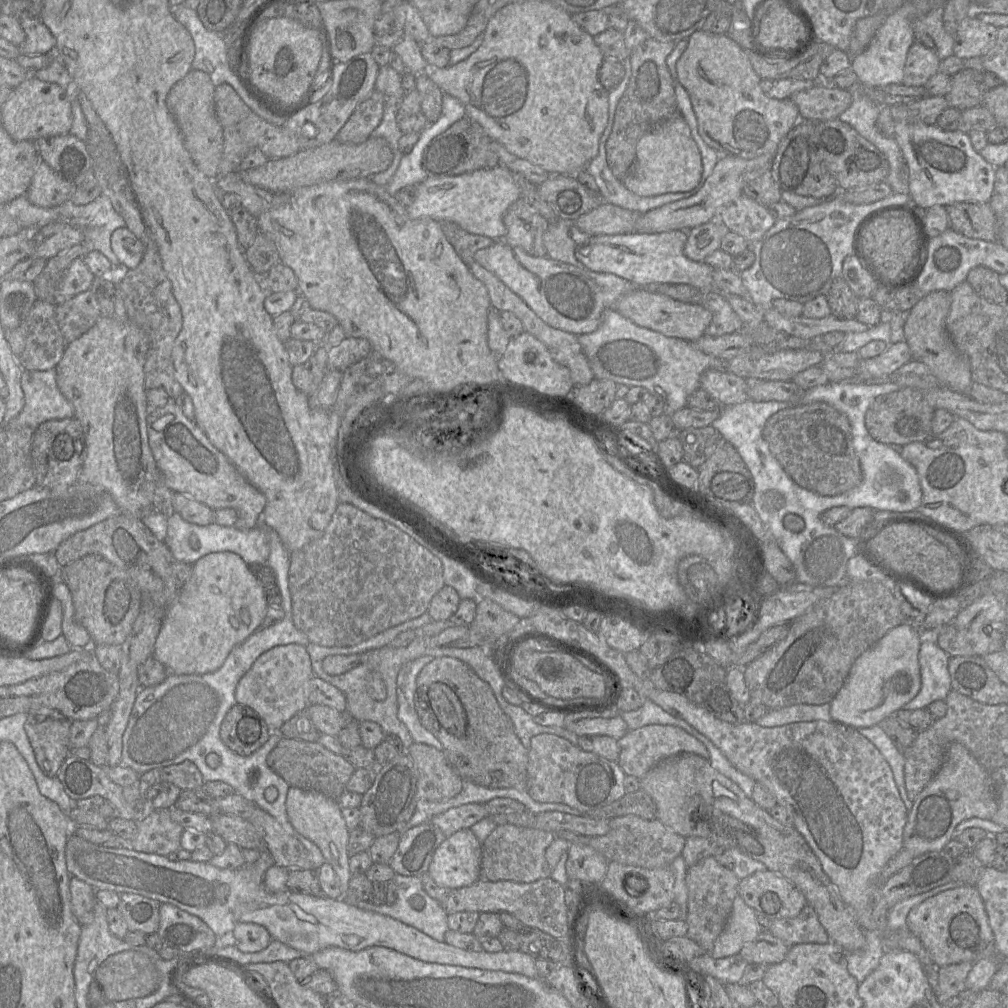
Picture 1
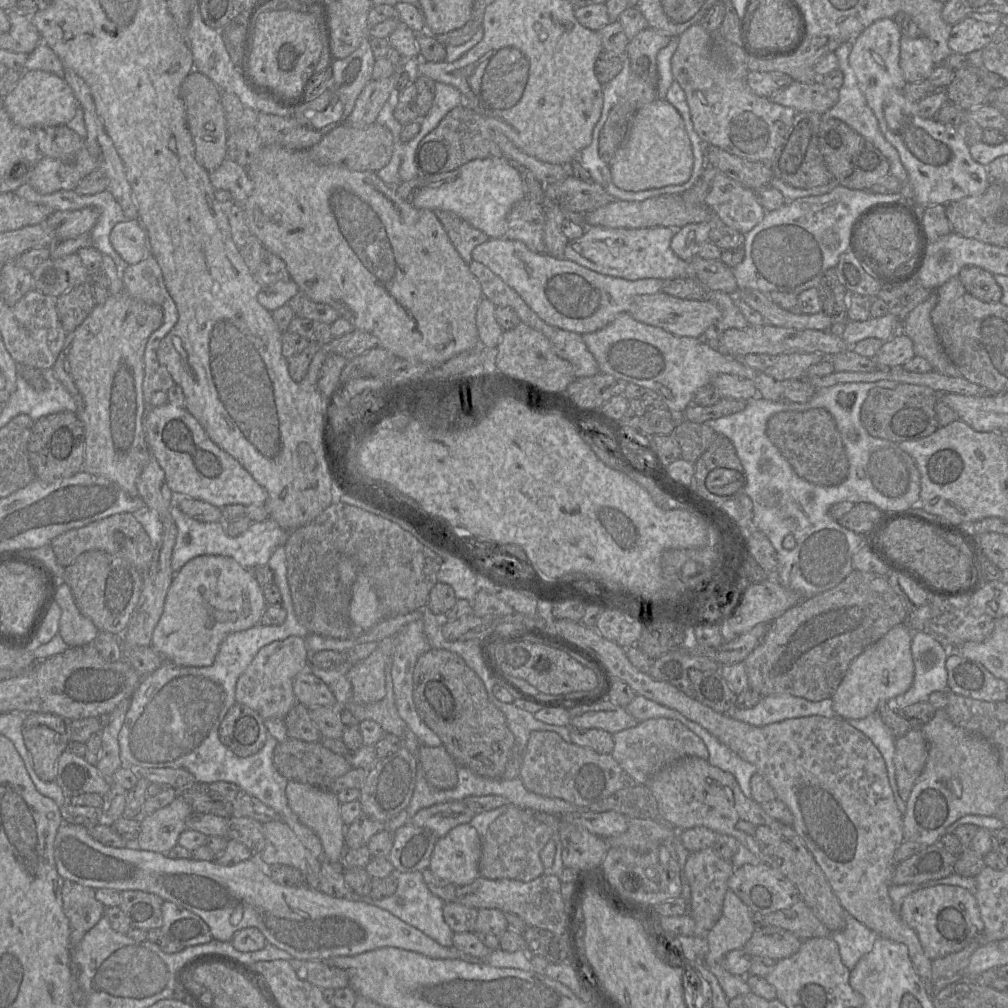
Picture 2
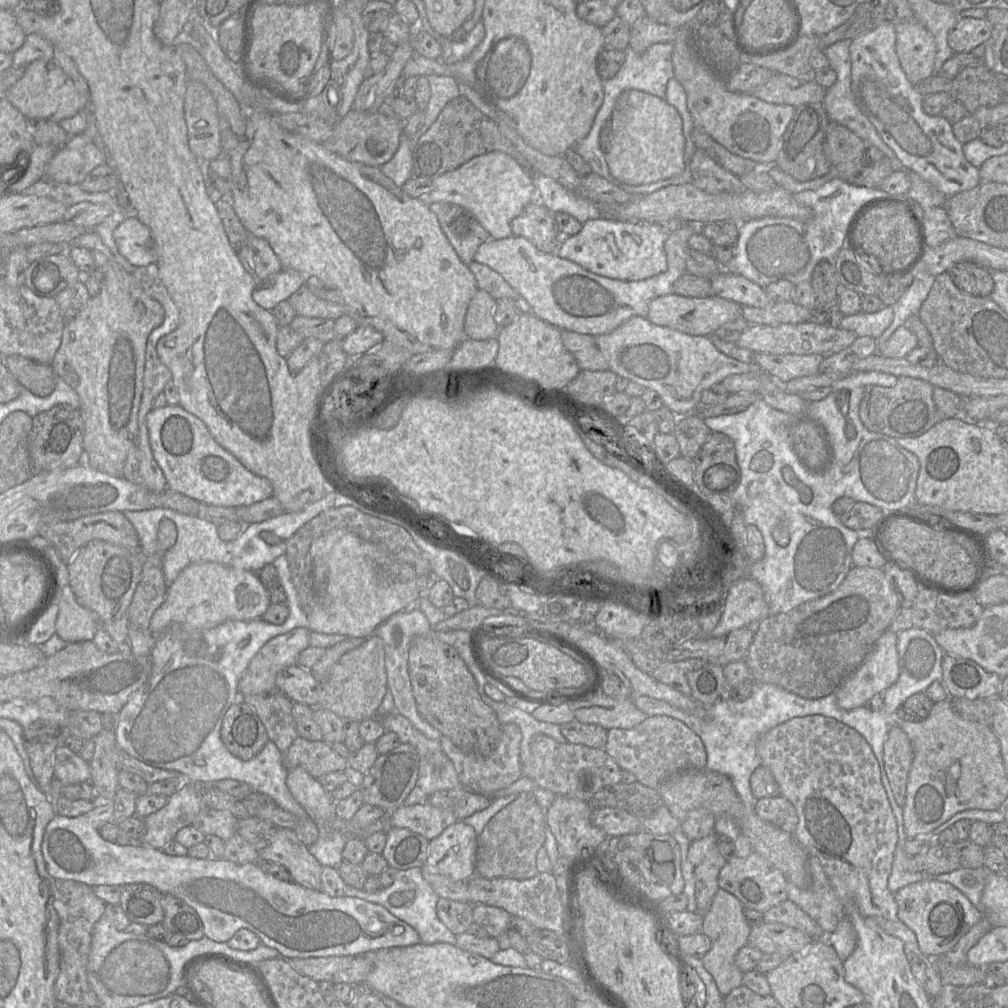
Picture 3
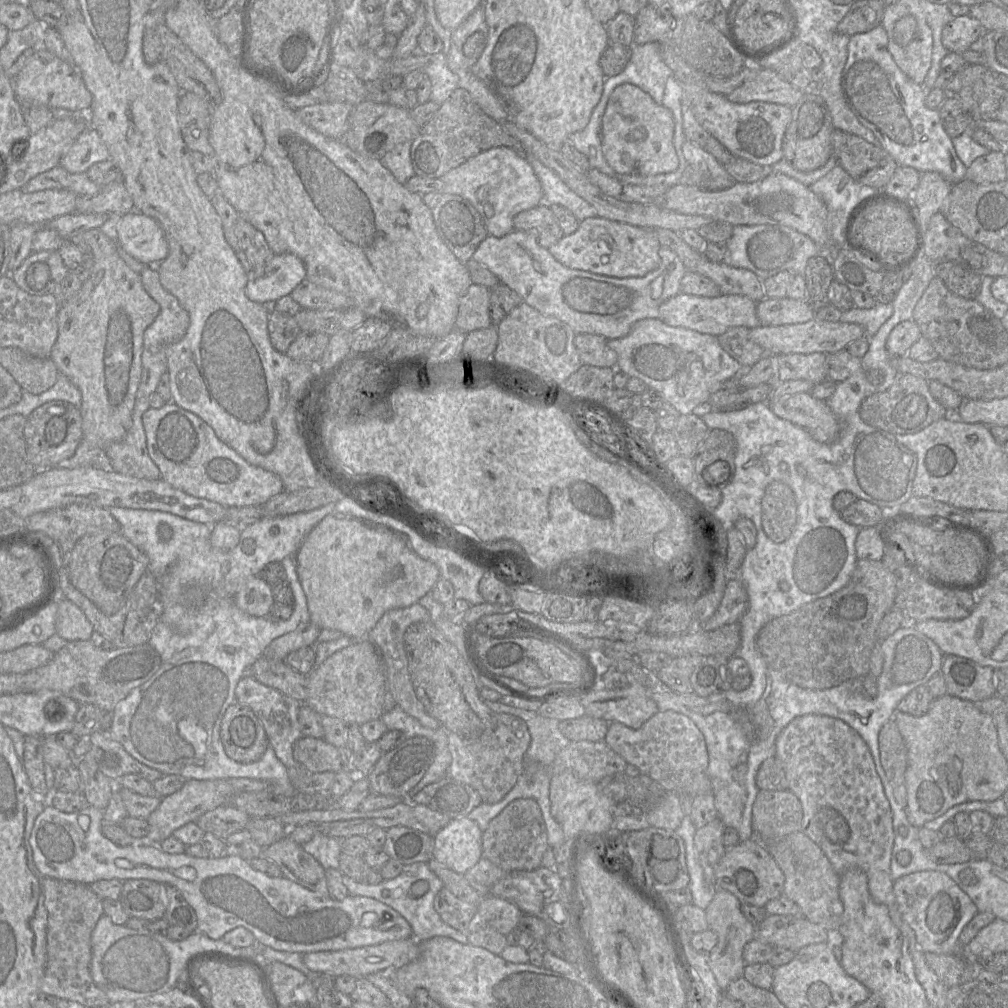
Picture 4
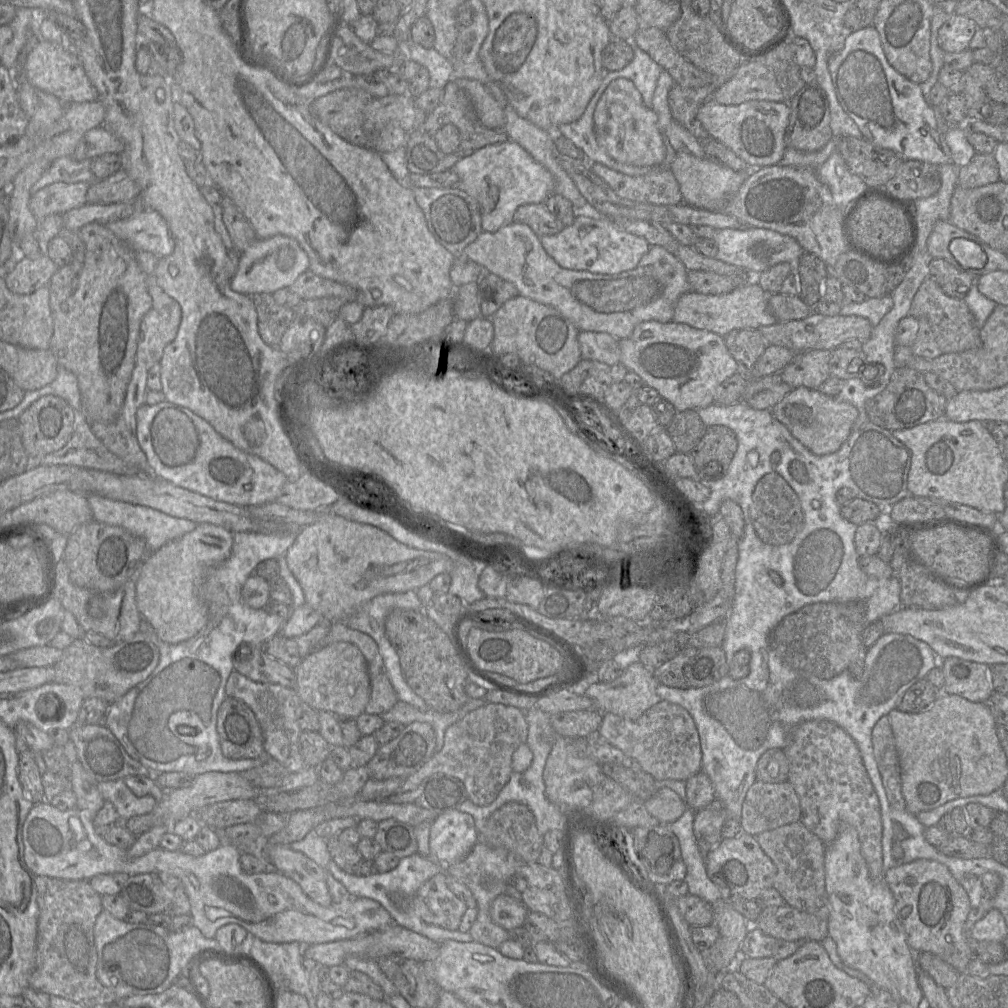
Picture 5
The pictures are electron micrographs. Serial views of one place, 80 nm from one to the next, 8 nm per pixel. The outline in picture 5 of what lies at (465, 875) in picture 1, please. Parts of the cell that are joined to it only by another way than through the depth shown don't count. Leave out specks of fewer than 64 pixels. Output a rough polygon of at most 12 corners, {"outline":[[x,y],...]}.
{"outline":[[457,809],[430,824],[430,855],[461,861],[478,841],[474,818]]}

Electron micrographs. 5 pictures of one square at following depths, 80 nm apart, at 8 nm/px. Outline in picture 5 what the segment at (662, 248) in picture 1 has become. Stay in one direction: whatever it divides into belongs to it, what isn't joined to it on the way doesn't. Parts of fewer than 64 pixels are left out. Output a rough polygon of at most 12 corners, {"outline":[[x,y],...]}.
{"outline":[[580,213],[539,237],[562,268],[619,274],[650,244],[613,220]]}

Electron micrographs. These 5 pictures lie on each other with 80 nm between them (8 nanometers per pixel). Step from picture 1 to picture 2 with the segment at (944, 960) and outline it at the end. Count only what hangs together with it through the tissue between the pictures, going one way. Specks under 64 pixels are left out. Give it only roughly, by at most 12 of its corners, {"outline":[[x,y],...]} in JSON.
{"outline":[[957,886],[916,890],[899,917],[931,961],[985,929],[975,896]]}

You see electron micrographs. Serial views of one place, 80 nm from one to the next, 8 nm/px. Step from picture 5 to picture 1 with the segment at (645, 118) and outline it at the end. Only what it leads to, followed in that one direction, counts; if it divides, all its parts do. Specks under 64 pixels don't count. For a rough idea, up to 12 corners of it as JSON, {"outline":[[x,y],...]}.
{"outline":[[677,113],[641,137],[622,182],[641,196],[686,192],[701,154]]}

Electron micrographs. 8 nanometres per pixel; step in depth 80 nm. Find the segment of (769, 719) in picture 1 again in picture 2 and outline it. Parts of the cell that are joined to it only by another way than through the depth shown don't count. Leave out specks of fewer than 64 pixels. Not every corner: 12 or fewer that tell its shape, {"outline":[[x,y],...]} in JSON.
{"outline":[[790,694],[762,697],[727,714],[753,726],[820,715],[838,717],[832,697],[810,701]]}

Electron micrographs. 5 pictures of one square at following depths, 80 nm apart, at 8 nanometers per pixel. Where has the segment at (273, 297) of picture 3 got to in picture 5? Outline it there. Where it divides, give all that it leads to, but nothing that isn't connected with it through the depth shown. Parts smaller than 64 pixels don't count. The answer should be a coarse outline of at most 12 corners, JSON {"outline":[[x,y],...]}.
{"outline":[[284,235],[256,239],[230,281],[249,296],[292,285],[308,256]]}

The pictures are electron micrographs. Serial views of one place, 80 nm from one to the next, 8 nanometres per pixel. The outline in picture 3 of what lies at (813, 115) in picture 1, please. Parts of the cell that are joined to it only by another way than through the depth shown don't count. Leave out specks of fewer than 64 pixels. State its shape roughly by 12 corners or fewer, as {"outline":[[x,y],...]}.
{"outline":[[774,73],[751,91],[765,102],[795,107],[823,103],[826,88]]}

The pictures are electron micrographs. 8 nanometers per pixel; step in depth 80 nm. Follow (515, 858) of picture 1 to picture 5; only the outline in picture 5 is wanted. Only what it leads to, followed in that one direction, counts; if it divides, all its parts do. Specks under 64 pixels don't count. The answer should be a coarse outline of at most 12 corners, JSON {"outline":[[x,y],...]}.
{"outline":[[508,802],[479,840],[536,863],[544,848],[532,811]]}

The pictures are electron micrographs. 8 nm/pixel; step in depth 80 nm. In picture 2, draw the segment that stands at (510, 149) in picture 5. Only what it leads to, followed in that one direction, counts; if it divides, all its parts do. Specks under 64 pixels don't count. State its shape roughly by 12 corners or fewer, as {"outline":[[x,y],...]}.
{"outline":[[500,158],[471,160],[412,203],[451,211],[506,236],[526,198],[520,172]]}

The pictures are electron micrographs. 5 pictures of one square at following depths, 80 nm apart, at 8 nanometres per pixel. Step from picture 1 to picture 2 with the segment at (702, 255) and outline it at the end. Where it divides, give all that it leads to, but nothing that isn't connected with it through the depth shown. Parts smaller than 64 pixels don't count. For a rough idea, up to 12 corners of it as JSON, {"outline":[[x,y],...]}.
{"outline":[[710,221],[675,229],[671,249],[690,261],[709,241]]}

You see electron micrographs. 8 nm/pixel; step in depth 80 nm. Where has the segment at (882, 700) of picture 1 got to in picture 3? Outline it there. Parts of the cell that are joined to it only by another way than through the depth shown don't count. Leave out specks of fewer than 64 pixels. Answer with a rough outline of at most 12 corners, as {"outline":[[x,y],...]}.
{"outline":[[887,630],[836,690],[865,706],[899,677],[898,633]]}

